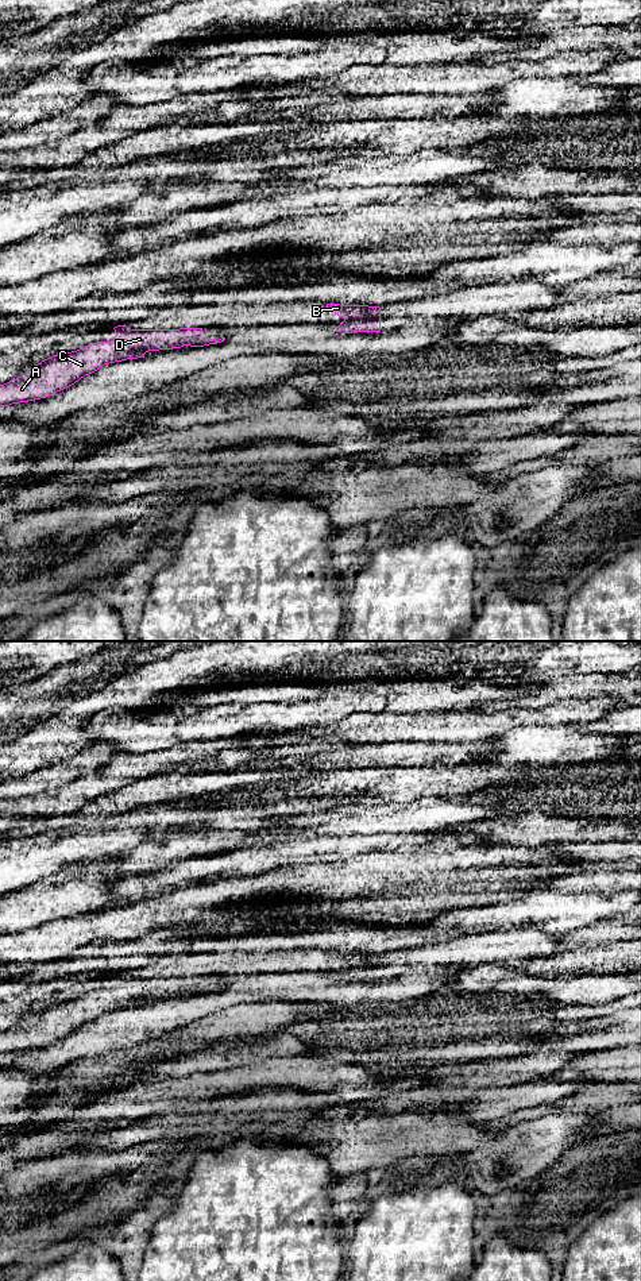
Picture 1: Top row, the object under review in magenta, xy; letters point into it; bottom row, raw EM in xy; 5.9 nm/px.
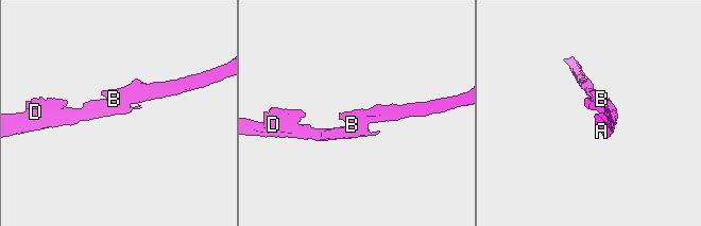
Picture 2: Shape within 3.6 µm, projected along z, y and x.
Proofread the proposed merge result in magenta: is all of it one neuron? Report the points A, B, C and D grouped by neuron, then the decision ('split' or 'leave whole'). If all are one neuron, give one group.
groups A C D / B; split

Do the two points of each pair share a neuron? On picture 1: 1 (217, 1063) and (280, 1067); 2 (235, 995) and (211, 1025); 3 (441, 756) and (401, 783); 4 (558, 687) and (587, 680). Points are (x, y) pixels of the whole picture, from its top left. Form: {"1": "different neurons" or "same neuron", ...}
{"1": "different neurons", "2": "different neurons", "3": "different neurons", "4": "same neuron"}

